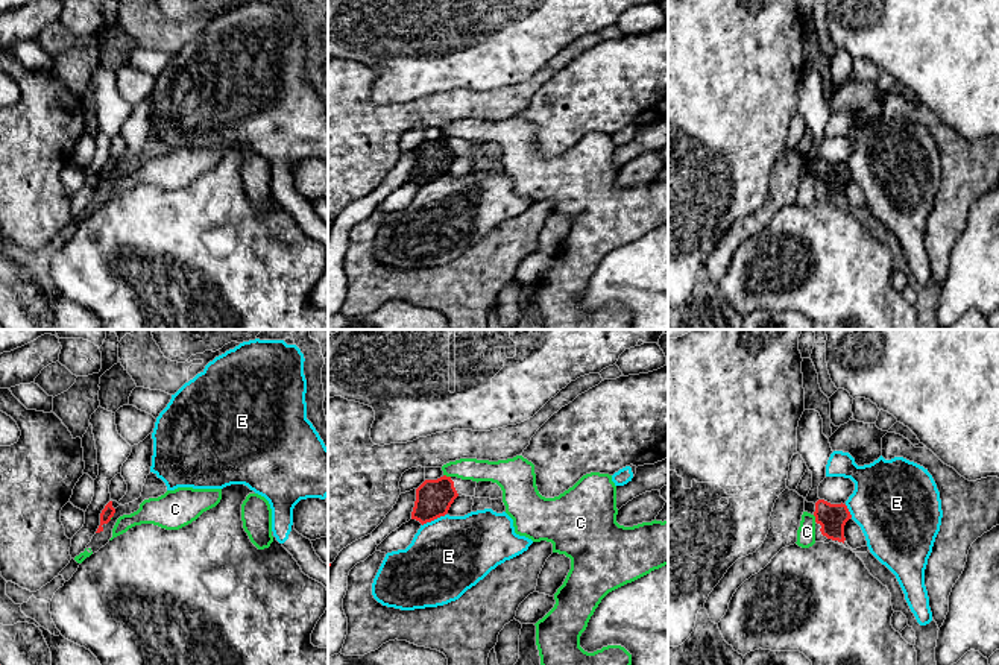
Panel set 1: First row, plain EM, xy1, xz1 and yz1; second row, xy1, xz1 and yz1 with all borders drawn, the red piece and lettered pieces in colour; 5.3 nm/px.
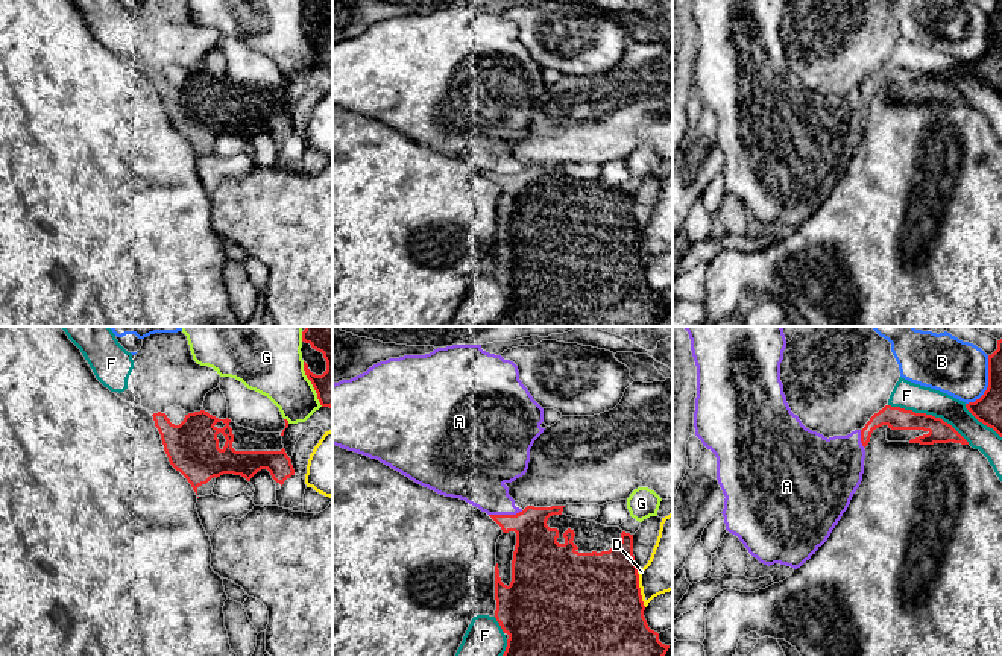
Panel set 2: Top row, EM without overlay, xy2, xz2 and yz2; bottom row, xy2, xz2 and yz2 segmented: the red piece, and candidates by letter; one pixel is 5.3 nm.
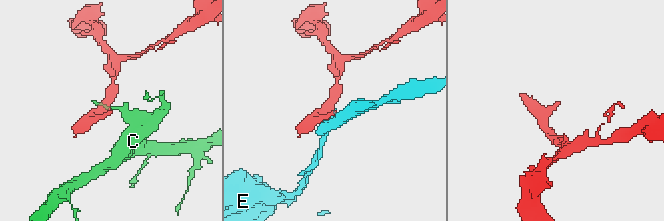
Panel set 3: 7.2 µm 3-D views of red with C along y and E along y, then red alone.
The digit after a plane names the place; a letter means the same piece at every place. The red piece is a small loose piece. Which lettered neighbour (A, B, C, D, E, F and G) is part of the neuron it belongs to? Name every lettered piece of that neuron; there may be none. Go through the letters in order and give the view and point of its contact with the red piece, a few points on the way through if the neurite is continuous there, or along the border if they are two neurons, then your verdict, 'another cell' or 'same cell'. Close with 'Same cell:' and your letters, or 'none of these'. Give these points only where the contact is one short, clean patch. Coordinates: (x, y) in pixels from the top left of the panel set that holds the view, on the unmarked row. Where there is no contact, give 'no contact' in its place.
A: contact xz2 (506, 175); same cell
B: contact yz2 (989, 43); another cell
C: contact xz1 (445, 135); border xz1 (444, 134), (450, 137); another cell
D: contact xz2 (639, 248); another cell
E: contact xz1 (433, 179); another cell
F: contact yz2 (929, 75); another cell
G: contact xy2 (311, 43); another cell
Same cell: A

